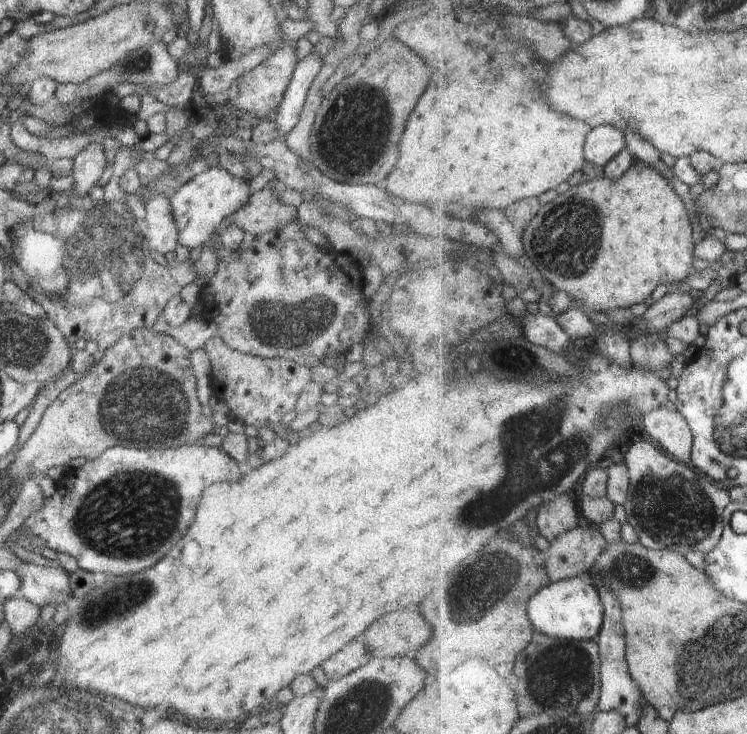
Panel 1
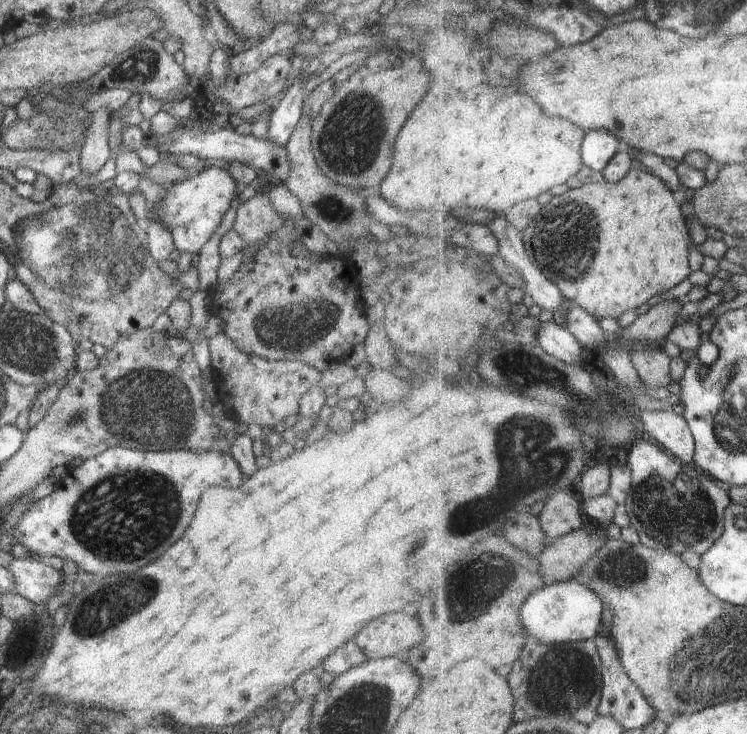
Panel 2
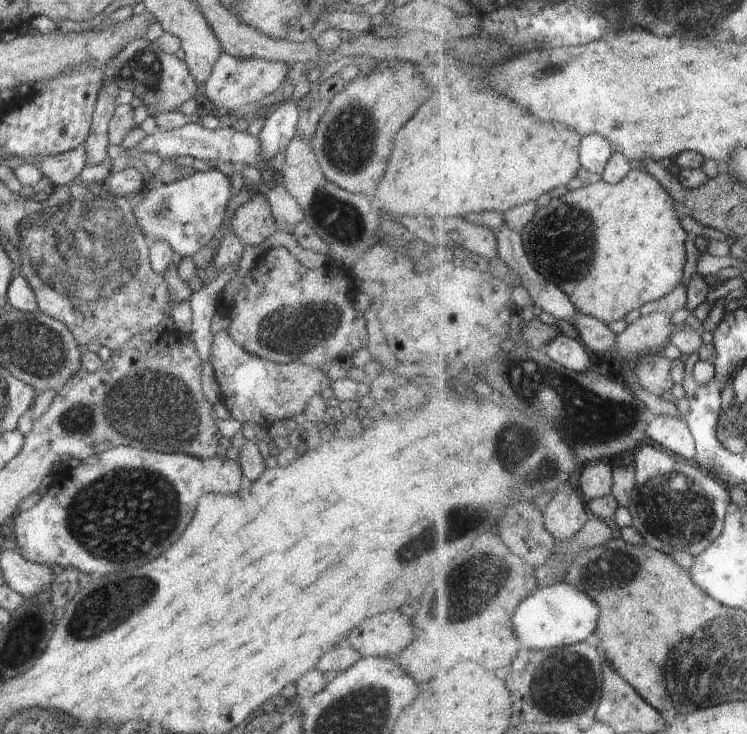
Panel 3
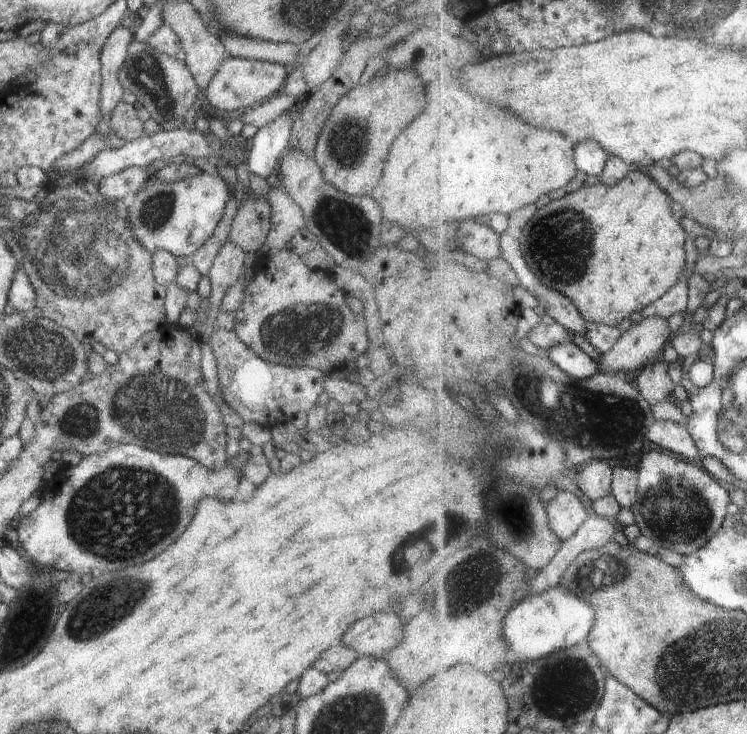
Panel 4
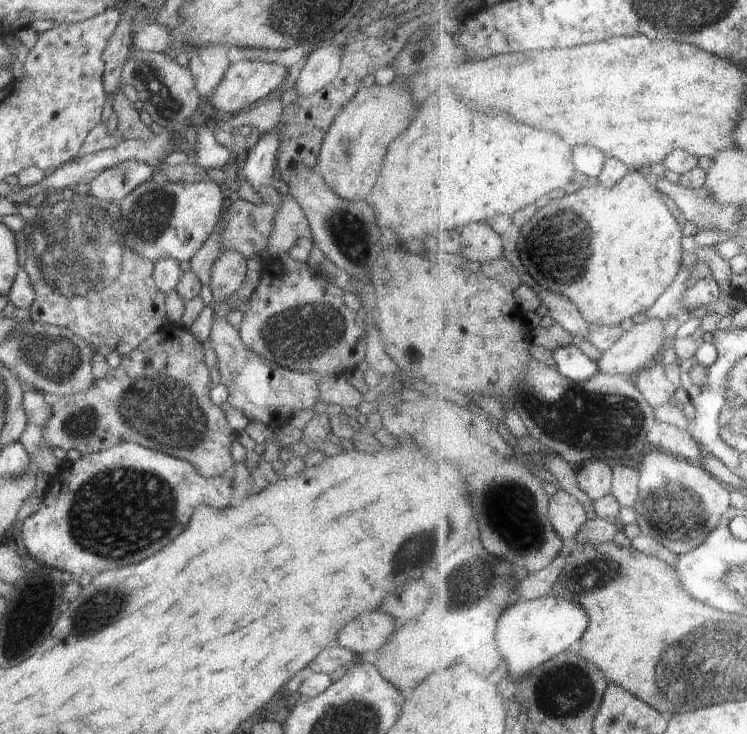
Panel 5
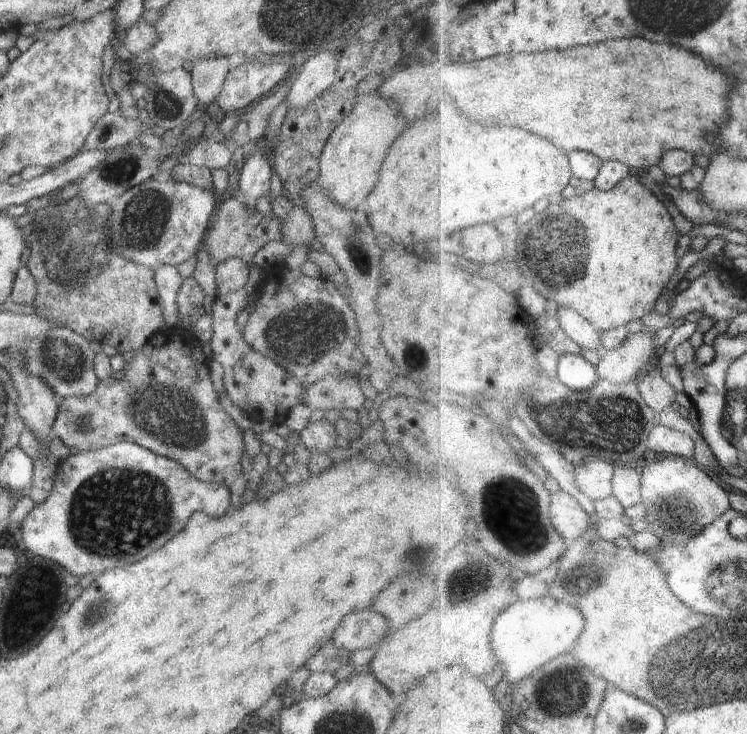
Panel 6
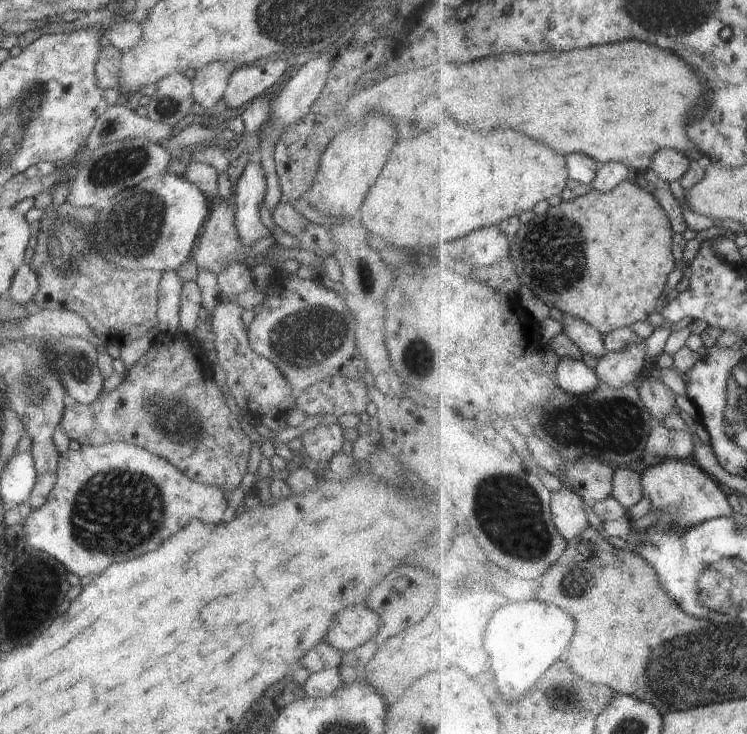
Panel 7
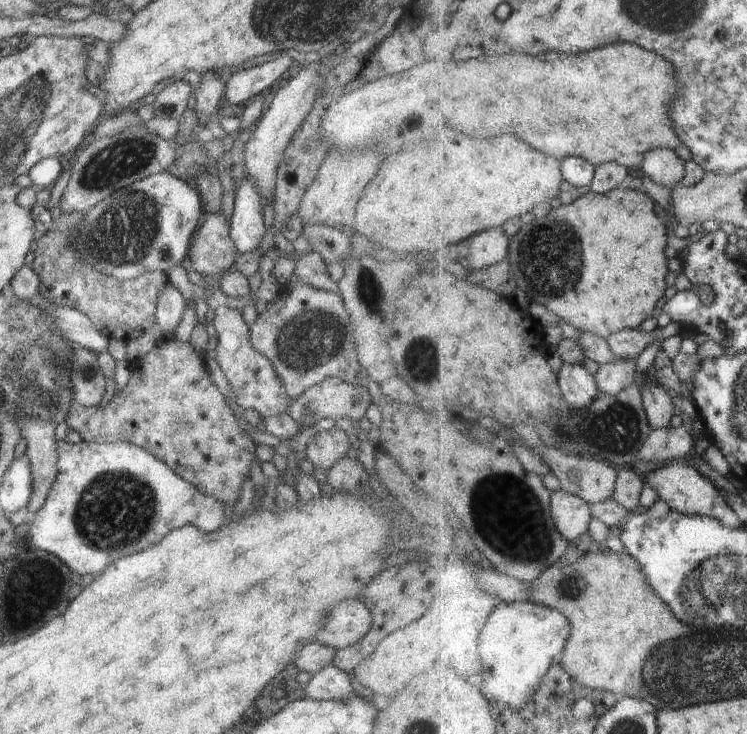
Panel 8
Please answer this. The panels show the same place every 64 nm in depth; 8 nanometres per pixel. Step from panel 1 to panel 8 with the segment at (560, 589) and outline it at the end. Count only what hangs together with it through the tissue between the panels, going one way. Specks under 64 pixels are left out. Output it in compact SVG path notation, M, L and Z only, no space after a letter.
M512 602L512 604L504 604L500 606L492 618L490 624L484 628L482 634L482 656L484 656L484 668L486 668L486 686L490 696L494 696L496 700L510 704L510 706L524 706L538 690L542 678L550 672L550 668L556 662L562 662L560 656L568 644L568 638L572 634L572 624L570 620L554 608L542 606L542 604L534 604L534 602Z

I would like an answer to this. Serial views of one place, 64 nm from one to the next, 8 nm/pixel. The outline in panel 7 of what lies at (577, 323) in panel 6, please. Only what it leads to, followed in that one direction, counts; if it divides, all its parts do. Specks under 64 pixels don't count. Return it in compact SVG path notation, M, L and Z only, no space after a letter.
M566 314L564 320L566 332L568 336L582 348L585 353L596 356L599 360L610 354L605 343L605 336L592 324L588 324L586 320L574 316L574 314Z

